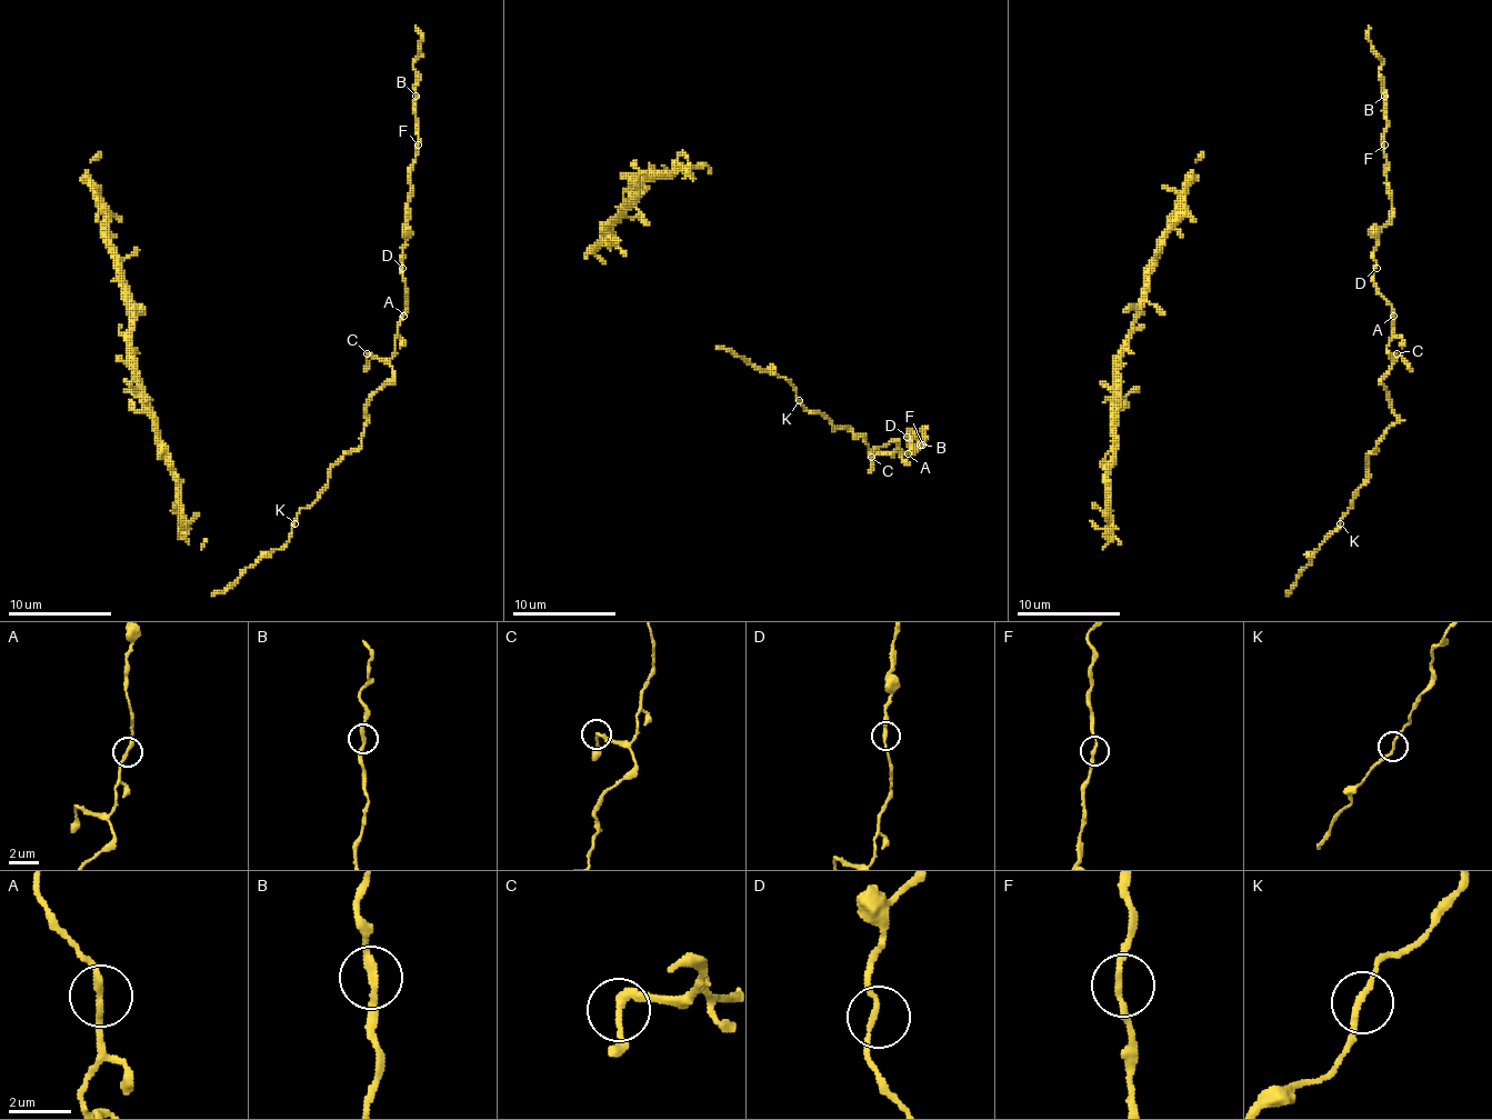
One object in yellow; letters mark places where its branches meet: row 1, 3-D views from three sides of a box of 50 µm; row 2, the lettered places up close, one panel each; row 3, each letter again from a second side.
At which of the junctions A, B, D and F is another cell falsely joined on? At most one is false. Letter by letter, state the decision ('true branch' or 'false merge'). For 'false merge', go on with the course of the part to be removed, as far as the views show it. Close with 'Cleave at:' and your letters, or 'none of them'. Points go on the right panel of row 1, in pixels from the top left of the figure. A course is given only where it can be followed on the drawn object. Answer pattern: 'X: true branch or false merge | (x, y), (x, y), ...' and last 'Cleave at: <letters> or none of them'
A: true branch
B: true branch
D: true branch
F: true branch
Cleave at: none of them

